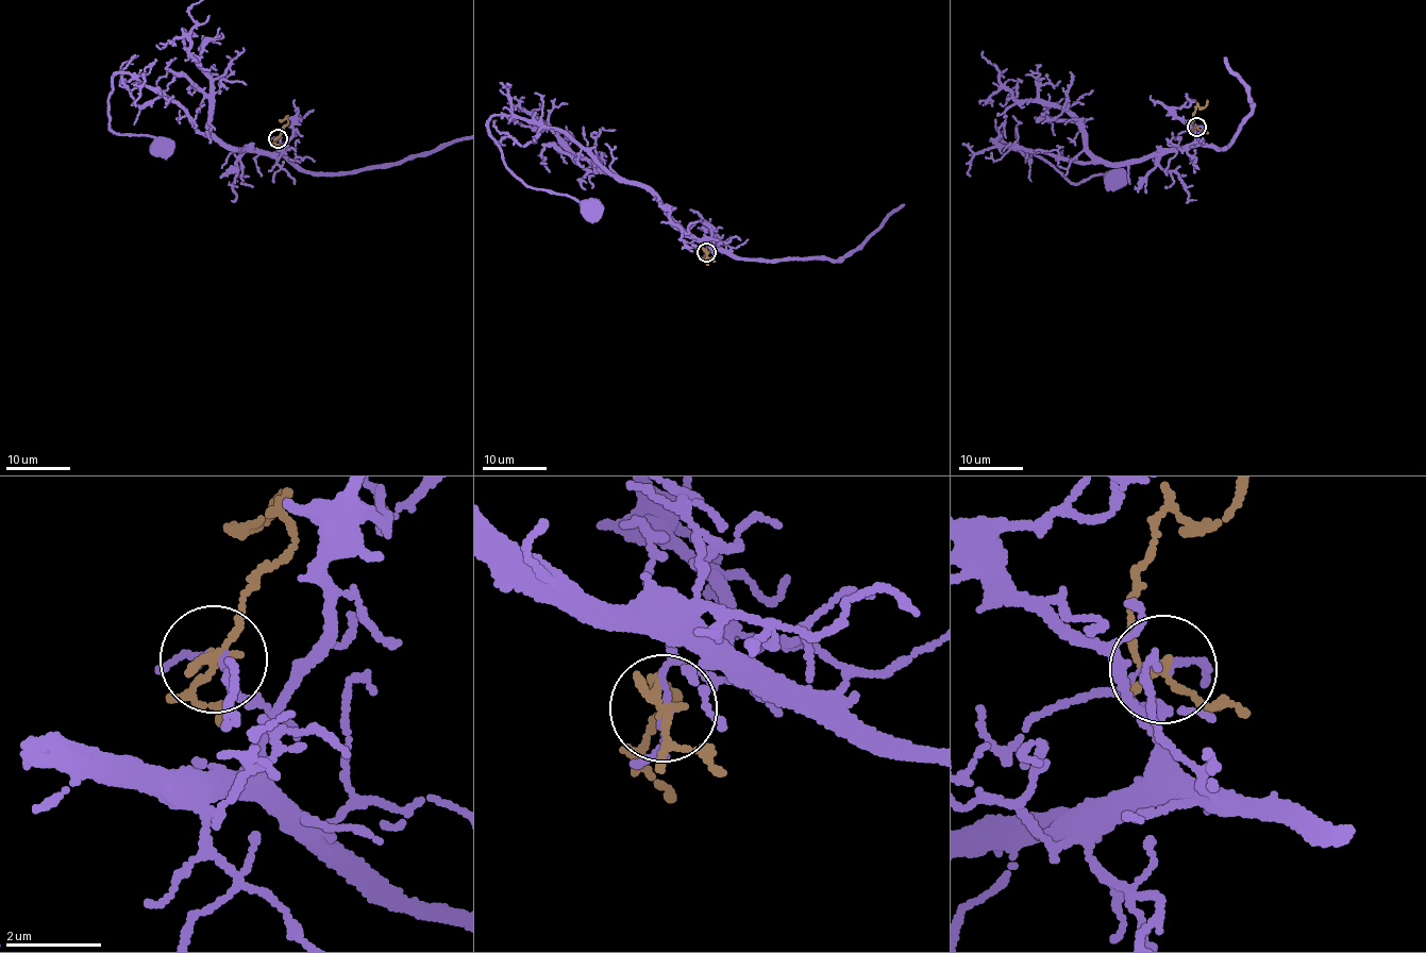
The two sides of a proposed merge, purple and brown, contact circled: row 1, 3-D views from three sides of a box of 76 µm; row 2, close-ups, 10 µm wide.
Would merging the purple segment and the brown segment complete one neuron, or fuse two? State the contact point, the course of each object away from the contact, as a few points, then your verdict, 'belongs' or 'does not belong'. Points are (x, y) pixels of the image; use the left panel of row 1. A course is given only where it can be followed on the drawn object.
place (278, 138); course purple (277, 137), (280, 152), (227, 146), (198, 132), (175, 102), (113, 76), (112, 131), (166, 145); course brown (278, 137), (288, 120), (282, 120), (286, 115); does not belong

